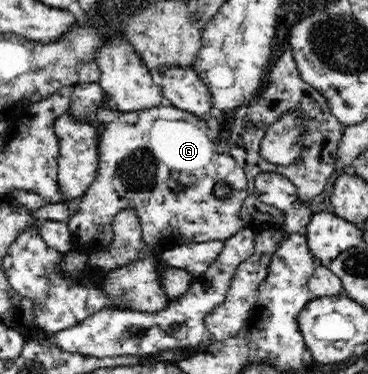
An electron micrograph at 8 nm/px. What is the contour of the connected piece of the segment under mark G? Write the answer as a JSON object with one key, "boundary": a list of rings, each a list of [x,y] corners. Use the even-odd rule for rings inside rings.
{"boundary":[[[79,82],[73,89],[71,95],[71,101],[68,109],[68,113],[71,115],[71,119],[78,120],[79,123],[88,123],[95,129],[95,143],[98,147],[98,172],[94,183],[90,185],[90,189],[80,197],[80,203],[75,211],[67,220],[67,226],[69,227],[72,237],[78,237],[80,241],[80,248],[82,252],[91,253],[98,250],[108,249],[114,241],[113,237],[113,221],[114,216],[118,215],[120,211],[124,209],[133,209],[138,216],[141,225],[142,241],[145,245],[148,245],[152,252],[158,253],[159,255],[166,250],[171,250],[176,247],[180,247],[184,244],[189,243],[204,243],[208,241],[225,241],[226,238],[230,237],[231,234],[238,233],[246,227],[244,220],[240,219],[240,209],[242,203],[246,201],[248,193],[248,181],[246,179],[245,170],[242,169],[236,162],[235,159],[230,155],[227,146],[219,142],[219,131],[218,126],[214,121],[207,122],[201,117],[196,117],[193,113],[188,110],[178,109],[177,106],[148,106],[147,108],[138,110],[118,110],[108,106],[108,94],[102,89],[98,82]],[[221,183],[225,187],[229,187],[229,194],[225,196],[218,196],[214,189],[216,185]]]}

